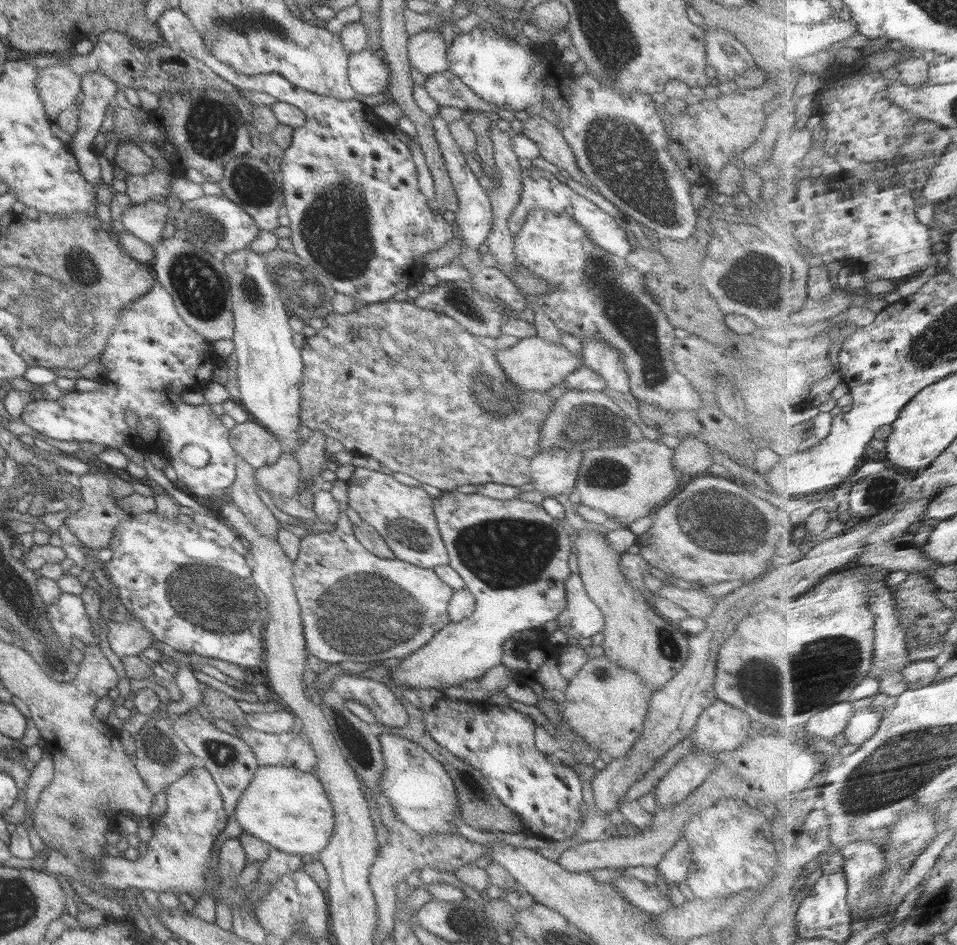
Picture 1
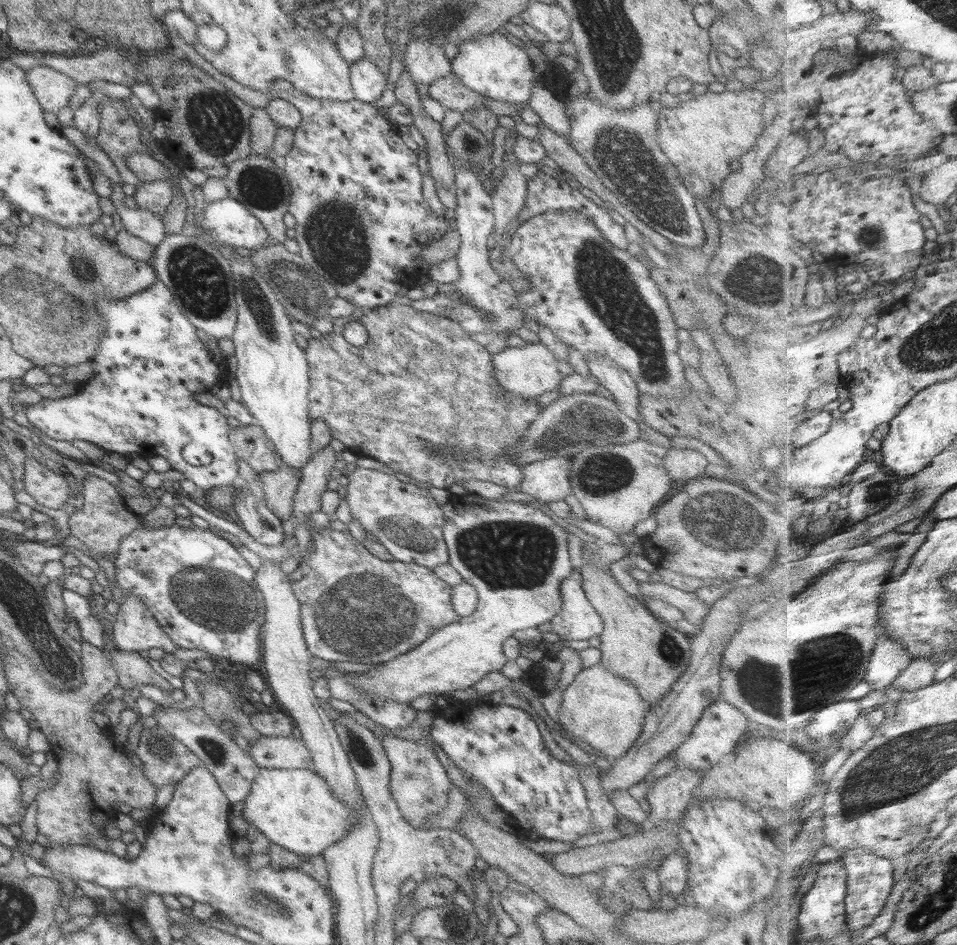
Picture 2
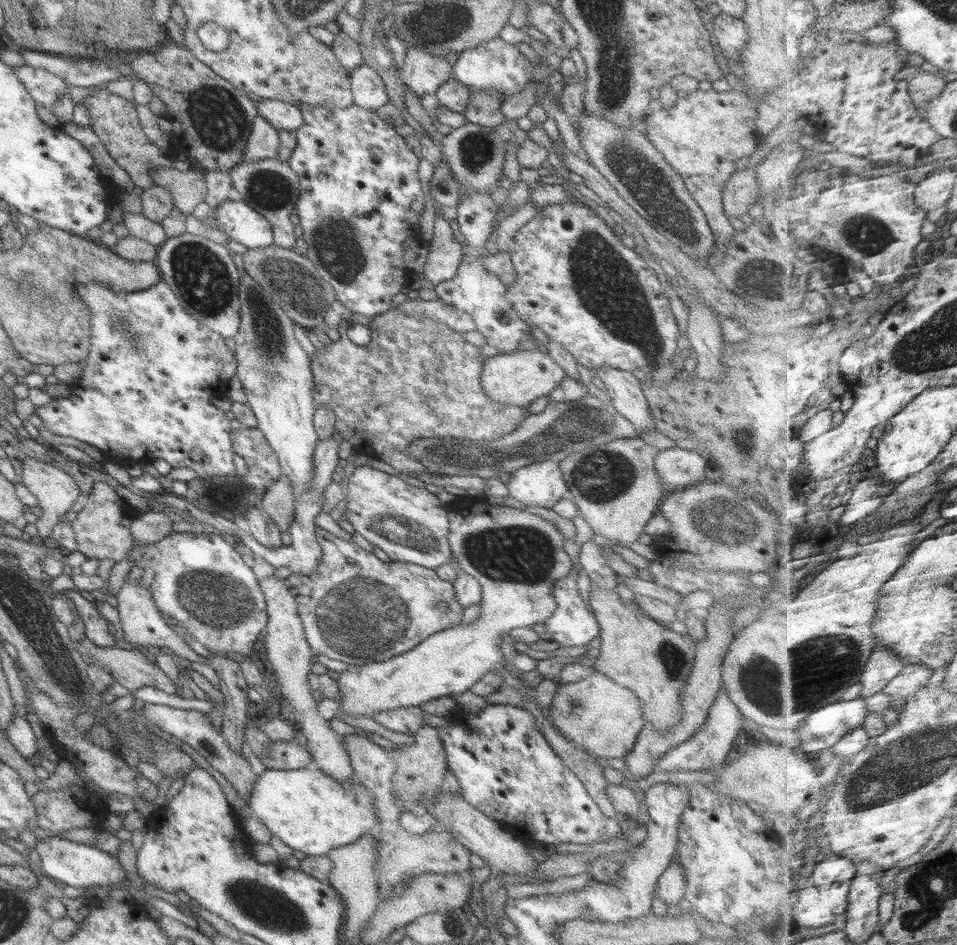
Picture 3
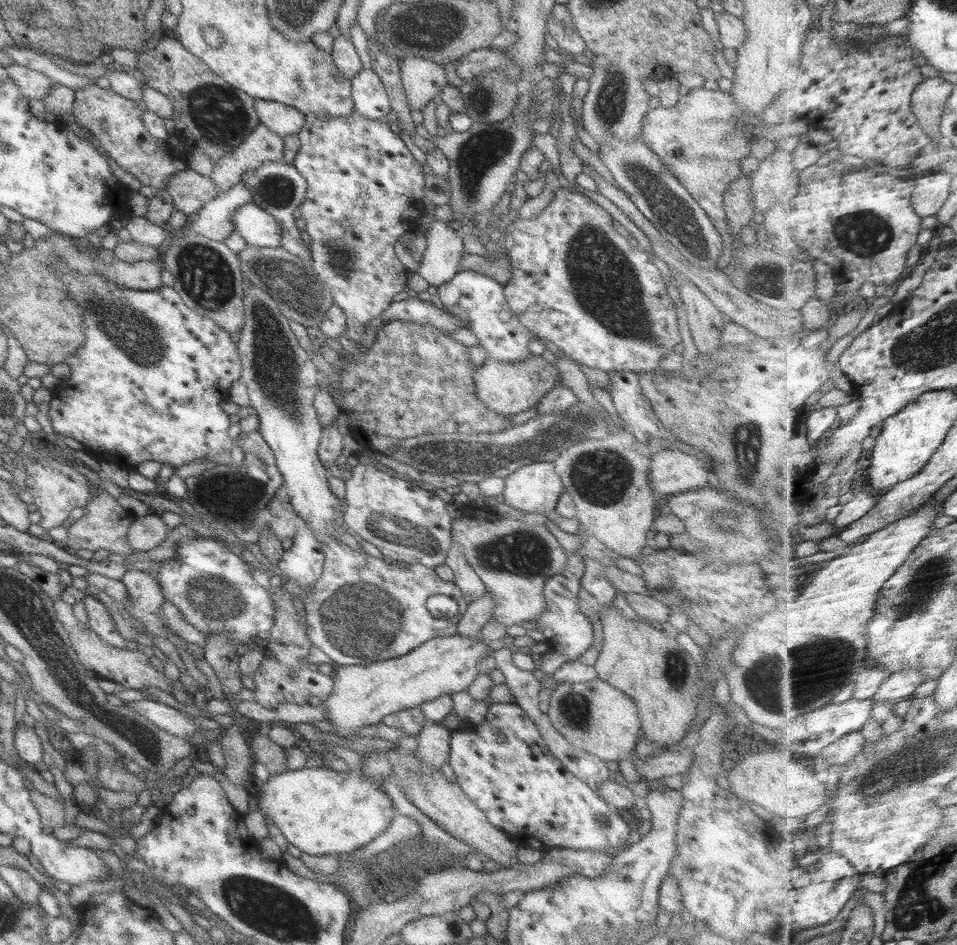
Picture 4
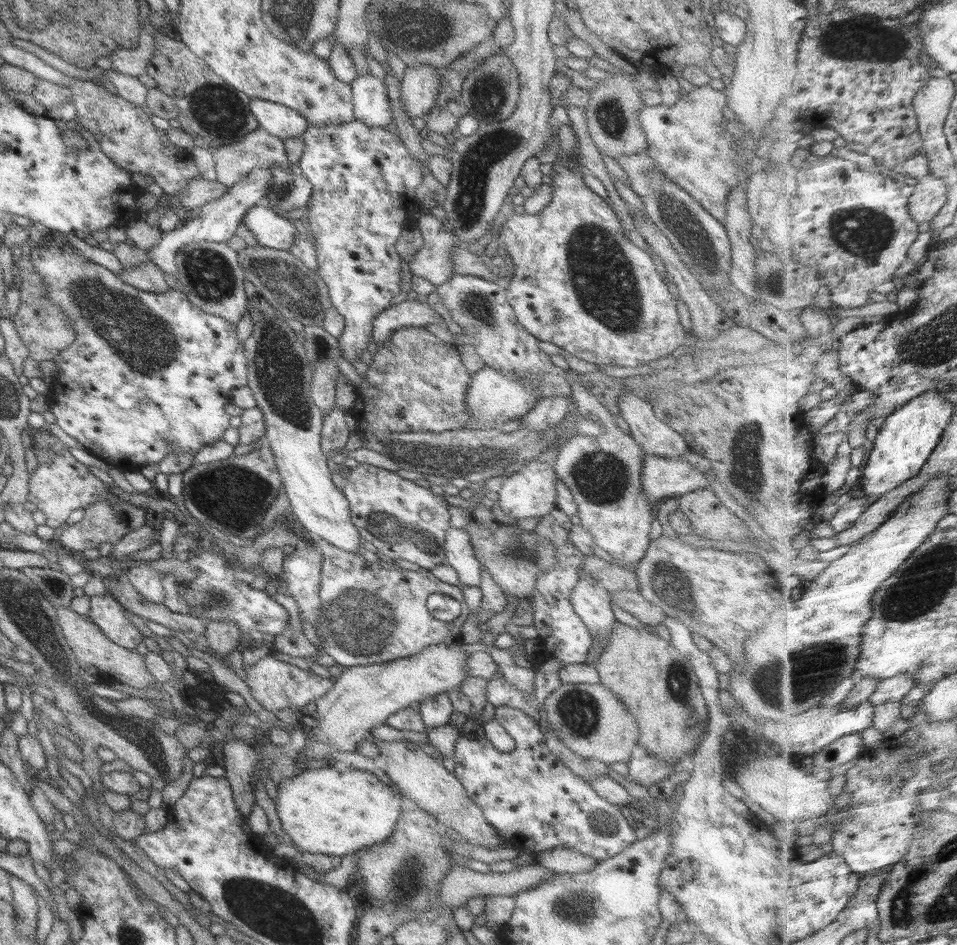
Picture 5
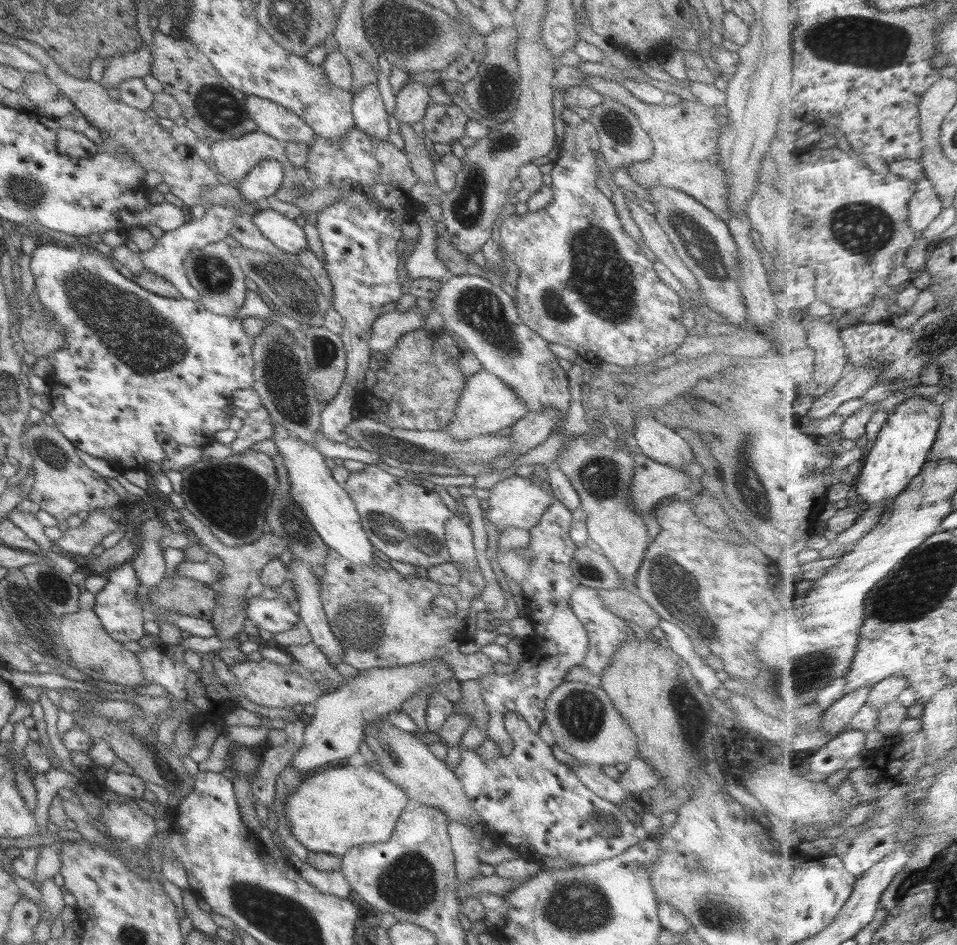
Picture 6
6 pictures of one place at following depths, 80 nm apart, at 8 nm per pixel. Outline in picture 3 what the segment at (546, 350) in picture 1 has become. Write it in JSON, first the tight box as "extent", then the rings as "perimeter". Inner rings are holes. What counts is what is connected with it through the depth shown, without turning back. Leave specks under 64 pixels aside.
{"extent":[479,349,565,408],"perimeter":[[[518,349],[509,354],[485,357],[479,375],[482,391],[491,402],[519,408],[526,408],[539,396],[549,394],[565,377],[562,367],[557,366],[548,354],[537,349],[530,351]]]}

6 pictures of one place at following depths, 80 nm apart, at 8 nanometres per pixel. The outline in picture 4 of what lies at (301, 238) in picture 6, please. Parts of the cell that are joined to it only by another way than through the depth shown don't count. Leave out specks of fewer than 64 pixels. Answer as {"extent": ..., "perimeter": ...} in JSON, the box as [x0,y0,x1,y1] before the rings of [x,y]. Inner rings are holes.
{"extent":[230,202,280,248],"perimeter":[[[249,202],[240,206],[230,219],[233,231],[237,232],[247,245],[257,248],[277,248],[280,246],[279,224],[256,204]]]}

